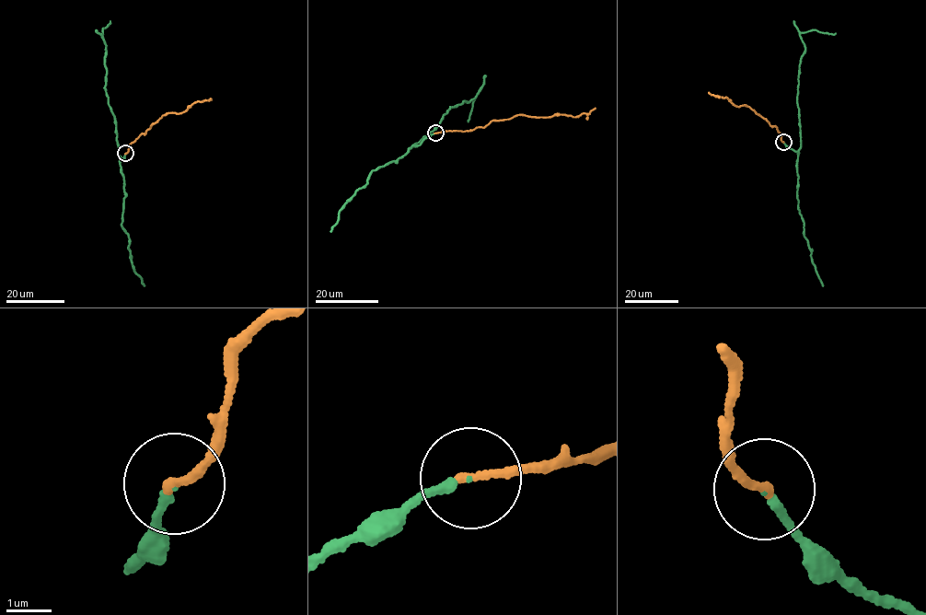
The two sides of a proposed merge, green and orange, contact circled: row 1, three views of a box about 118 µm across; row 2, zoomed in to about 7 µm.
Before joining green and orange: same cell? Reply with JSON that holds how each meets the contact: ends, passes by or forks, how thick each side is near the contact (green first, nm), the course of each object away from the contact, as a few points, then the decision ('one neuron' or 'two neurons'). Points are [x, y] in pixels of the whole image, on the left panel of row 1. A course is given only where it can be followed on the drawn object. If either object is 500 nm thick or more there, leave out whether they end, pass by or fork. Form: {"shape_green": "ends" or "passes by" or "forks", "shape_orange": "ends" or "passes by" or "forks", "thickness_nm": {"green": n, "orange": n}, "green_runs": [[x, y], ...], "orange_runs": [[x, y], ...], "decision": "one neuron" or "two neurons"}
{"shape_green": "ends", "shape_orange": "ends", "thickness_nm": {"green": 130, "orange": 200}, "green_runs": [[125, 154], [122, 159], [118, 154], [115, 118], [105, 88], [106, 45], [102, 29], [110, 20]], "orange_runs": [[125, 154], [130, 145], [163, 115], [183, 112], [193, 103], [210, 98]], "decision": "one neuron"}

